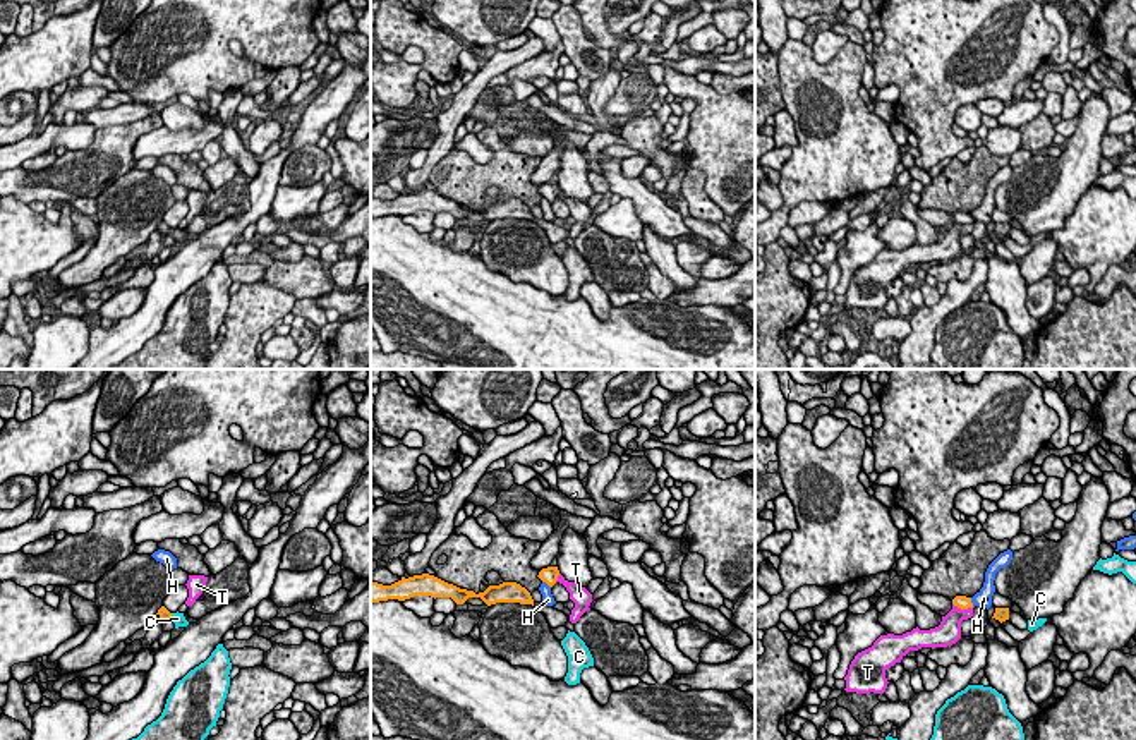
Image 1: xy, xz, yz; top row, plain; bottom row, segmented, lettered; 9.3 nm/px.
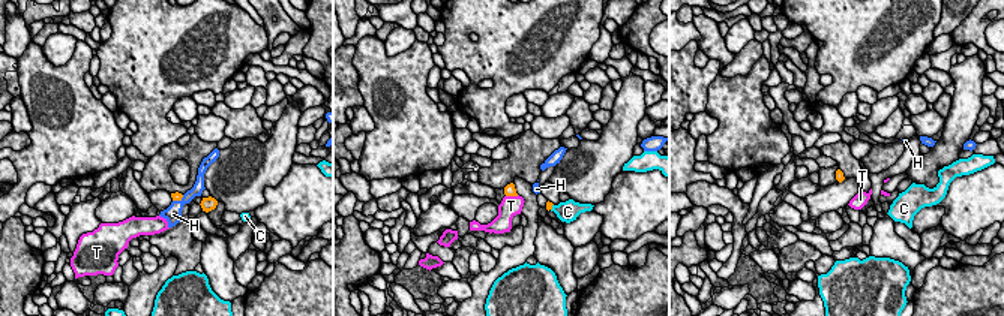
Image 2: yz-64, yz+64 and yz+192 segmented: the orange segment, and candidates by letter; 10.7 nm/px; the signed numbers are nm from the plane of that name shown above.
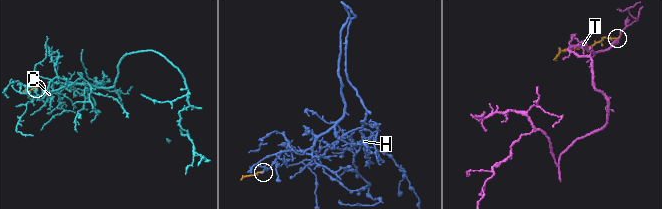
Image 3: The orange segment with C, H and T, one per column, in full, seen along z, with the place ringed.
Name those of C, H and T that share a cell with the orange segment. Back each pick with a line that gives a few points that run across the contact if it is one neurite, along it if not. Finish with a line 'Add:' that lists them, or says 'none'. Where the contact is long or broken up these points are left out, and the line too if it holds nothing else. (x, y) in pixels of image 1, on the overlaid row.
C: line xy (163, 613), (170, 617), (177, 618)
Add: C

